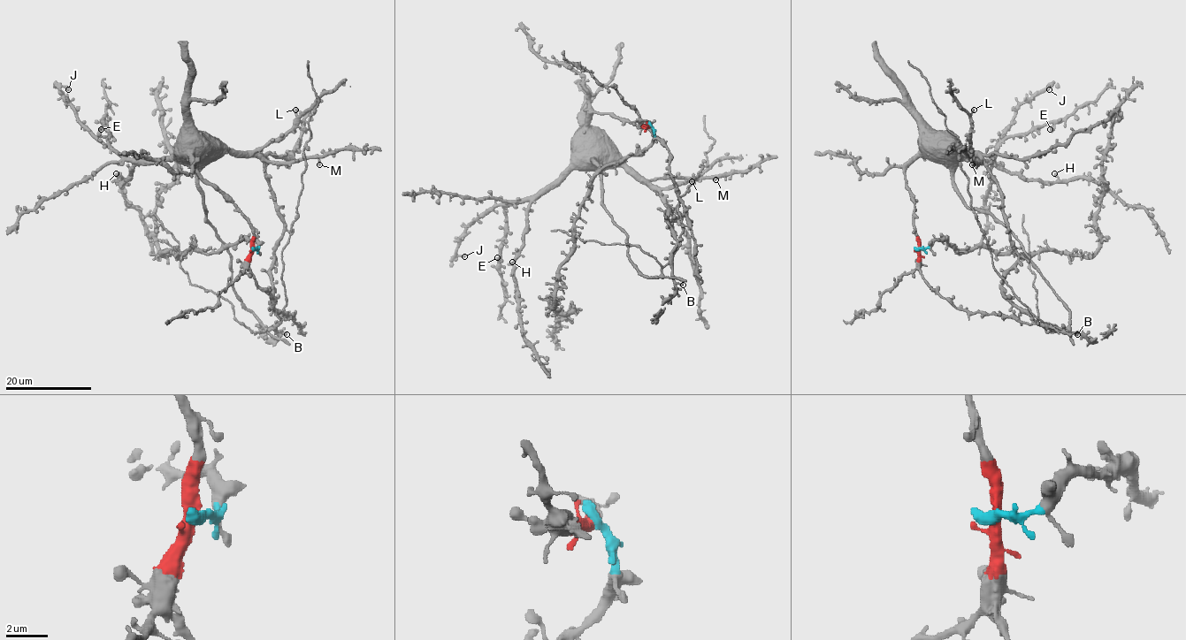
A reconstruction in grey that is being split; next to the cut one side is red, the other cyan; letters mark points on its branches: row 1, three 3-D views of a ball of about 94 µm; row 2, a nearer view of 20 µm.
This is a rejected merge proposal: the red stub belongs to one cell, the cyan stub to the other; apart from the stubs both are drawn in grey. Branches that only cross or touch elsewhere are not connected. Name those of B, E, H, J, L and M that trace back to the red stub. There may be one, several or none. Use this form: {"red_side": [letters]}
{"red_side": ["B", "E", "H", "J", "L", "M"]}

